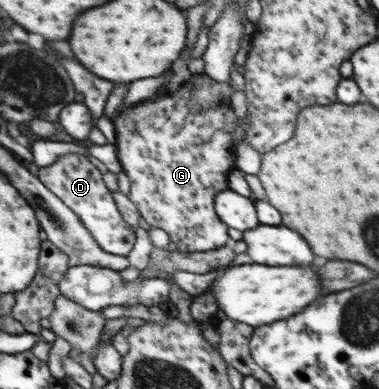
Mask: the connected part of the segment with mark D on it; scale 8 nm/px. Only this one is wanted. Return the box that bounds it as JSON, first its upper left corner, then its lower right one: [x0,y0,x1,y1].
[37,155,135,256]

